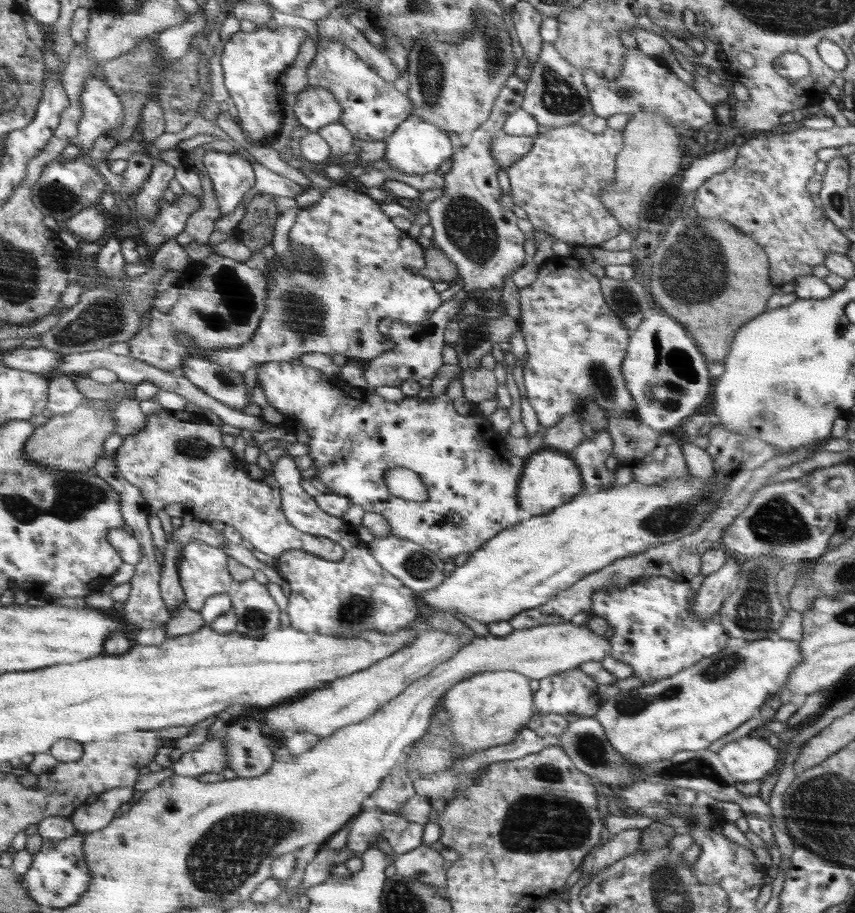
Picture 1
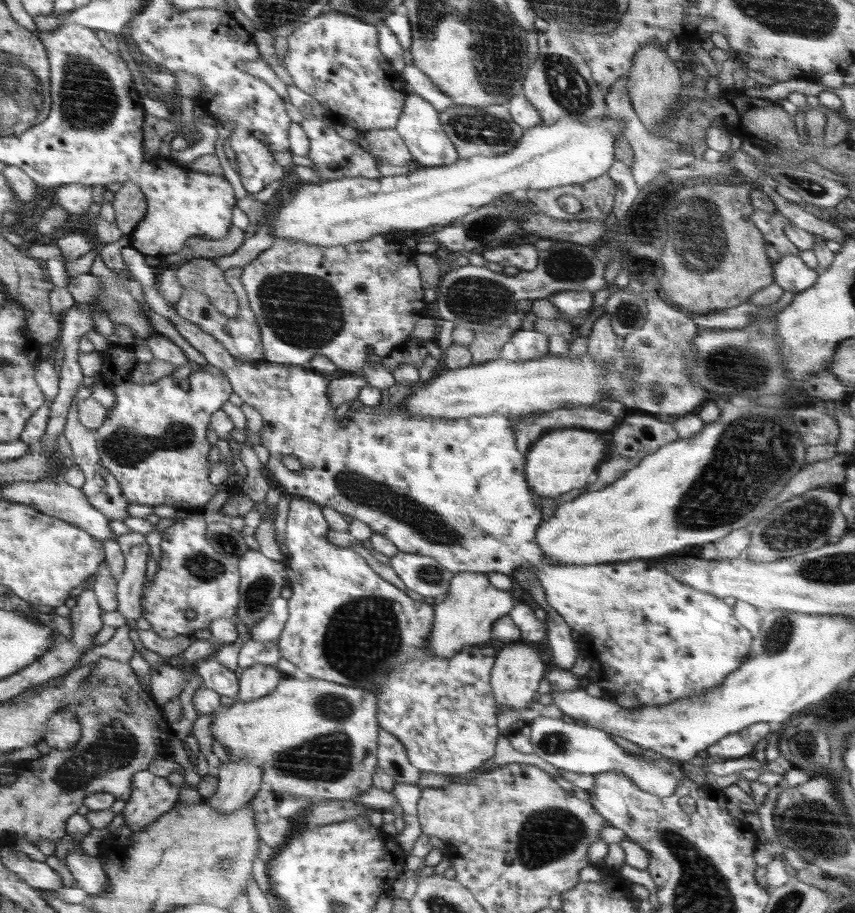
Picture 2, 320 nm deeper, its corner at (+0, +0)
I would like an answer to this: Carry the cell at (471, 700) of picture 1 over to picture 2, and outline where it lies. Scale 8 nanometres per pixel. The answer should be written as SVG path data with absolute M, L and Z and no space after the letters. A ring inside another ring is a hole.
M508 644L508 647L503 650L498 649L498 658L491 671L492 696L495 696L497 702L496 714L506 709L515 711L524 709L530 702L530 698L536 694L544 672L546 672L546 668L544 668L538 652L534 652L532 648L522 646L522 644L513 646Z

